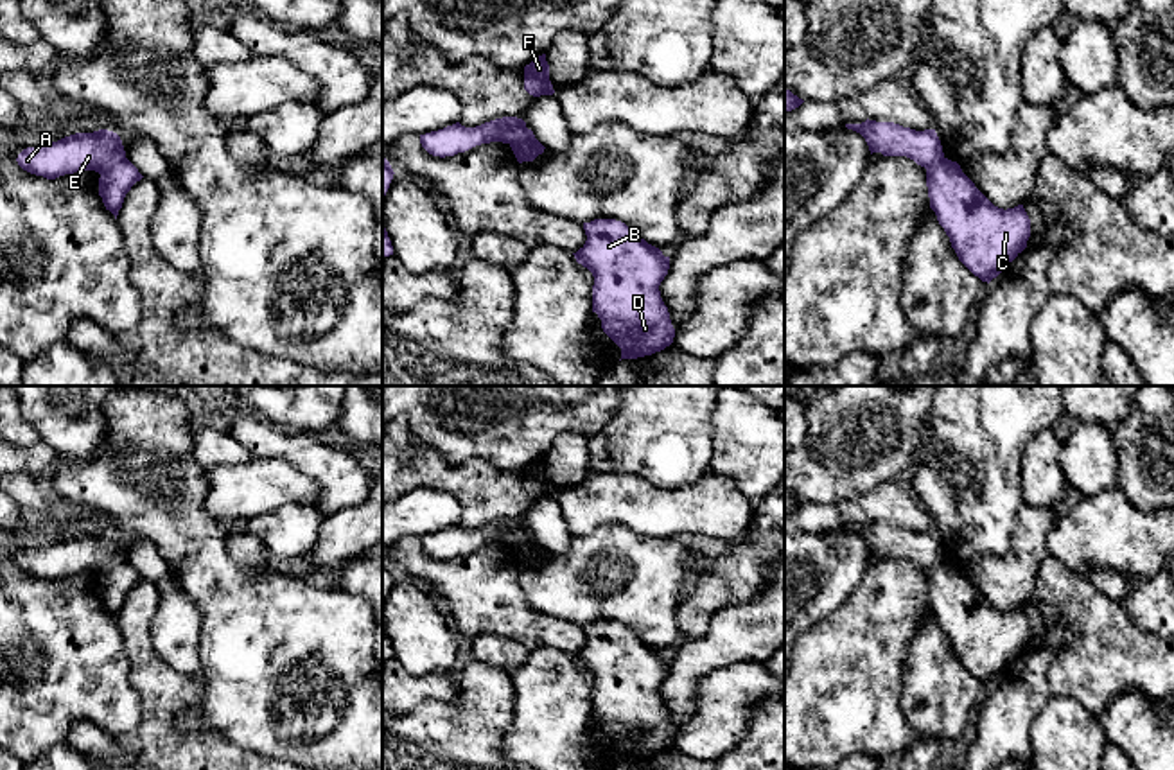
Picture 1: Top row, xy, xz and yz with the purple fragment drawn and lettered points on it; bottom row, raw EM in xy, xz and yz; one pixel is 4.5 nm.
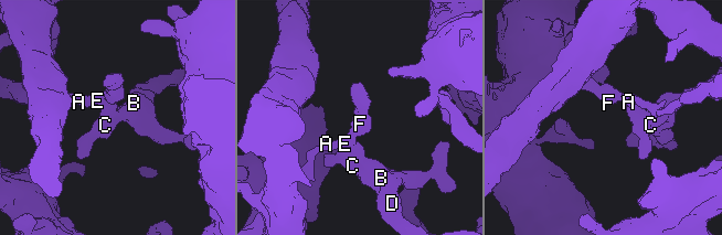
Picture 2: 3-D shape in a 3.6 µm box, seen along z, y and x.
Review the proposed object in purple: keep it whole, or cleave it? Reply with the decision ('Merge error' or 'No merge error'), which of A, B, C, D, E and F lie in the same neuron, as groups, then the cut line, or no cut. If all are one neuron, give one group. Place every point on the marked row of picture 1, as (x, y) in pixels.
Merge error. Groups: A E F / B C D. Split along xy (124, 157), (112, 162), (101, 174)

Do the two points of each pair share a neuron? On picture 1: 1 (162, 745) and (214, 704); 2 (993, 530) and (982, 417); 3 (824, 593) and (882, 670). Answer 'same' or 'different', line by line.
1: different
2: same
3: different

